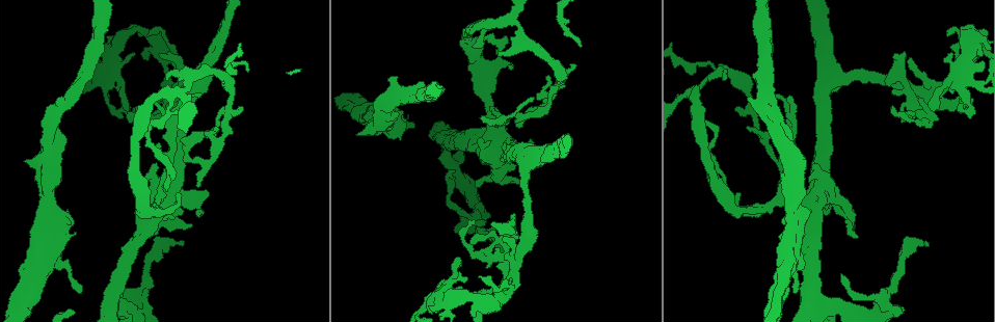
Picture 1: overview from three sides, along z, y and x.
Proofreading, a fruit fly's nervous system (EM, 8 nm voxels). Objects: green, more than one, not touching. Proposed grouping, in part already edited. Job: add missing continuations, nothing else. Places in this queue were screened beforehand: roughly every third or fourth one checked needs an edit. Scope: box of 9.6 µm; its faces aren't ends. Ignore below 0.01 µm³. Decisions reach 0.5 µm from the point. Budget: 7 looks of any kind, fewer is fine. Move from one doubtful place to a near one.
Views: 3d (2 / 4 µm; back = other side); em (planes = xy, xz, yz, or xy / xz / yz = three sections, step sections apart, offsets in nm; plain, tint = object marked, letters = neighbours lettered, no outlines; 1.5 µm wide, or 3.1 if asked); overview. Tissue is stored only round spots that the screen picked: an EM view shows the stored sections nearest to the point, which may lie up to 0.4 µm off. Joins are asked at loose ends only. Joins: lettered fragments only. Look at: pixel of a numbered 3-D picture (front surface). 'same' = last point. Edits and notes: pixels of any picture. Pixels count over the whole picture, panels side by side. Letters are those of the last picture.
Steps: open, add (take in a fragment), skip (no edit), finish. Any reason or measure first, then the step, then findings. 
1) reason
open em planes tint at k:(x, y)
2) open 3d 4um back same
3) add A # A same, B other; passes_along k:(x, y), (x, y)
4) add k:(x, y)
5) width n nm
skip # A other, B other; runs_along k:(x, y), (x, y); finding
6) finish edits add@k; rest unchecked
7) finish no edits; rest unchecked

tapers out
open 3d 4um at 1:(453, 170)

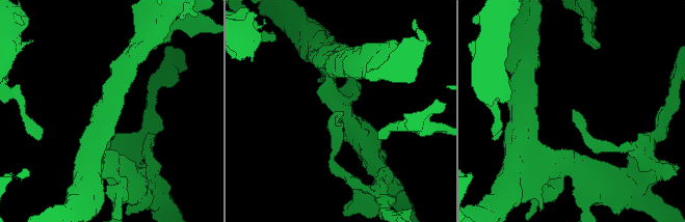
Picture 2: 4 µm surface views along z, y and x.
open em planes letters at 2:(574, 111)

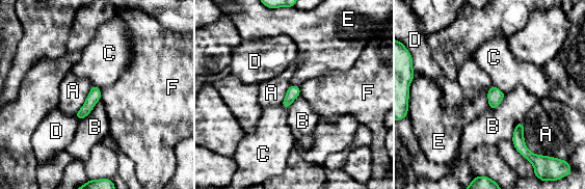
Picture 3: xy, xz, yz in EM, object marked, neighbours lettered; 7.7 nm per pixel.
skip # A other, B other, C other, D other, E other, F other; border 3:(494, 85), (505, 92); no lettered fragment goes on from it

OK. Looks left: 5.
an open end
open em xz step 8 plain at 1:(510, 66)

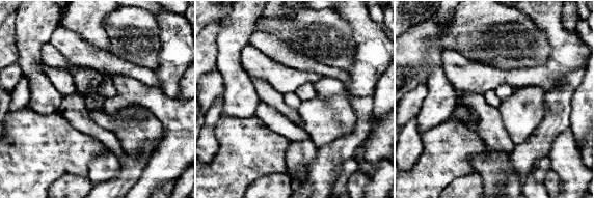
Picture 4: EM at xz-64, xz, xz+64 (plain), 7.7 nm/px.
open em xz step 8 letters same

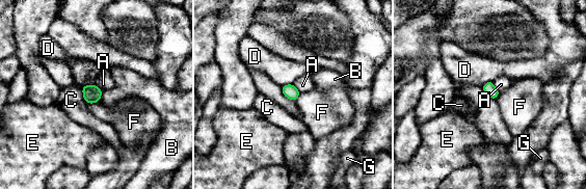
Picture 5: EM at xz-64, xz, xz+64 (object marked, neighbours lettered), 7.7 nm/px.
skip # A other, B other, C other, D other, E other, F other, G other; border 5:(493, 82), (499, 91); no lettered fragment goes on from it

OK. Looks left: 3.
branch stops here
open 3d 2um at 1:(156, 165)

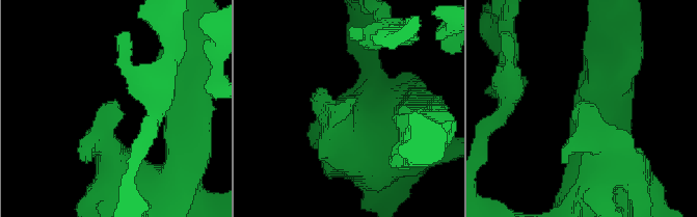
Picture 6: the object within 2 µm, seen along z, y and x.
open em planes letters at 6:(352, 109)

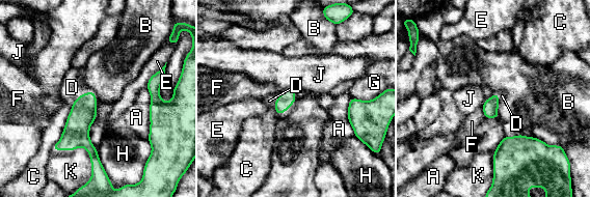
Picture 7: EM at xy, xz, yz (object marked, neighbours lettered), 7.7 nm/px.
add D # A other, B other, C other, D same, E other, F other, G other, H other, J other, K other; passes_along 7:(83, 113), (80, 95), (72, 87); it goes on there

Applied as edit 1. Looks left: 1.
finish edits add@7; rest unchecked

